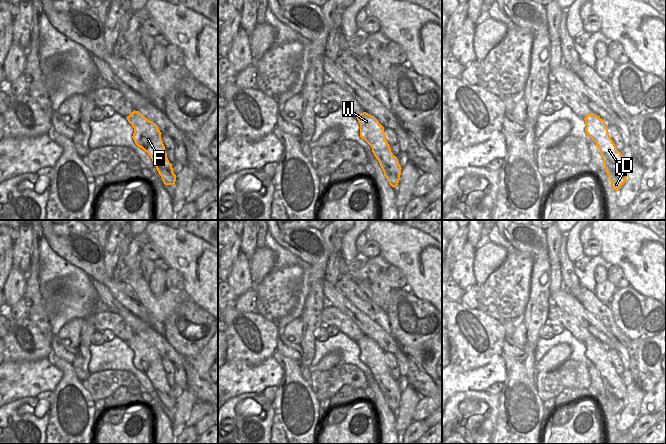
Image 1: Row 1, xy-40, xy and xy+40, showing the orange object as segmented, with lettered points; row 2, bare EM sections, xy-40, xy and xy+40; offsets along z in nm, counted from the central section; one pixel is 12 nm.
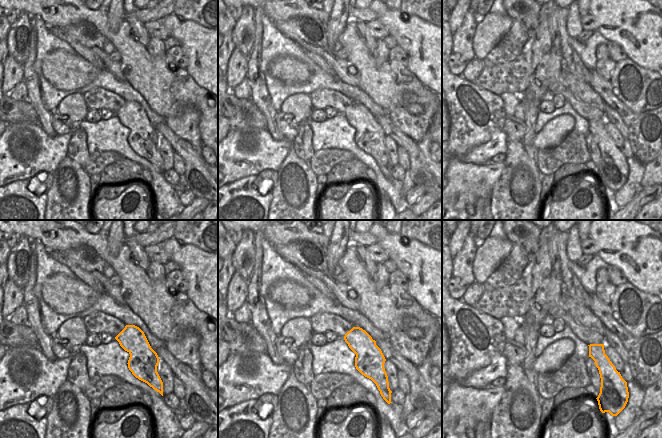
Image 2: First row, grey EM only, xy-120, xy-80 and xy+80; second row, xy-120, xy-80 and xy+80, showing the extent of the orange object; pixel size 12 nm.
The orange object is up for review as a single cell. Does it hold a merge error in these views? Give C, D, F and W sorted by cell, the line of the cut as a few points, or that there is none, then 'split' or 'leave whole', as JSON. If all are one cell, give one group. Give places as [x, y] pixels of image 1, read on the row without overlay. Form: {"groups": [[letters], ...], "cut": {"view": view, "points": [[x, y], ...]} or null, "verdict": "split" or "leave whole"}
{"groups": [["C", "D", "F", "W"]], "cut": null, "verdict": "leave whole"}

